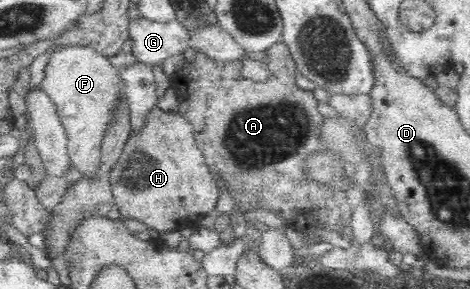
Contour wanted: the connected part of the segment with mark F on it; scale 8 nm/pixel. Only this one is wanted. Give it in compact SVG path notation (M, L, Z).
M70 44L54 51L45 67L45 76L41 83L42 89L56 105L60 121L66 128L67 154L74 164L77 175L88 179L96 179L101 165L101 147L105 131L111 122L117 99L123 90L119 71L110 63L109 57L86 45Z

